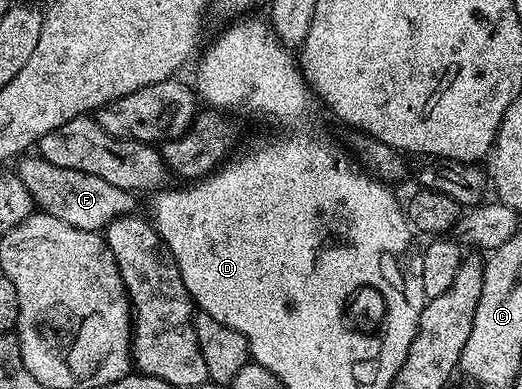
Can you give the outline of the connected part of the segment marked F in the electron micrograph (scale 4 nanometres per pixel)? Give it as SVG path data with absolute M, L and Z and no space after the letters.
M37 154L23 155L17 164L16 174L24 184L24 190L28 190L33 198L35 209L48 213L52 218L60 218L60 222L68 222L68 226L101 233L106 225L117 220L119 216L129 216L135 211L135 193L111 186L109 182L104 182L104 178L96 178L96 174L84 174L80 170L64 170L64 166L52 166L52 162Z

